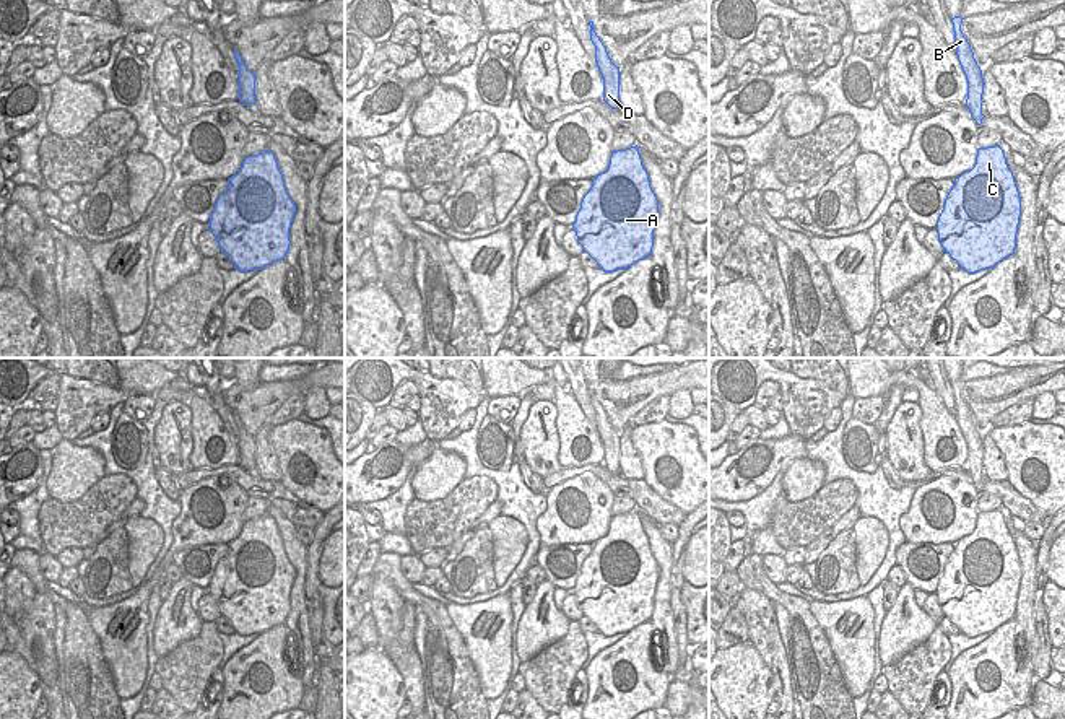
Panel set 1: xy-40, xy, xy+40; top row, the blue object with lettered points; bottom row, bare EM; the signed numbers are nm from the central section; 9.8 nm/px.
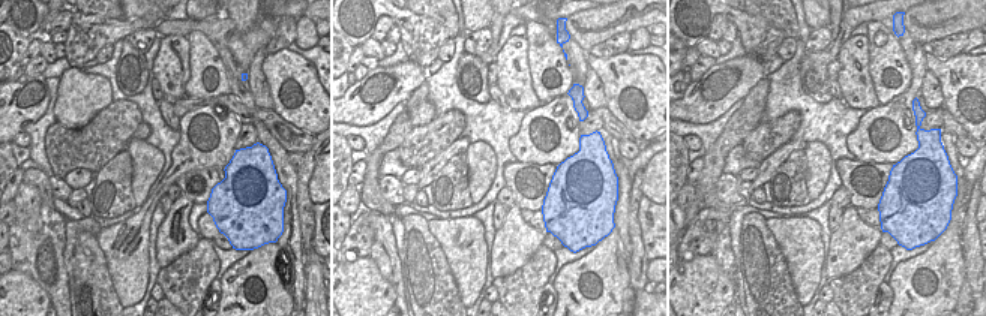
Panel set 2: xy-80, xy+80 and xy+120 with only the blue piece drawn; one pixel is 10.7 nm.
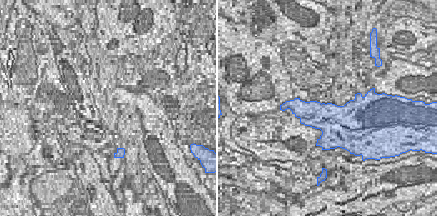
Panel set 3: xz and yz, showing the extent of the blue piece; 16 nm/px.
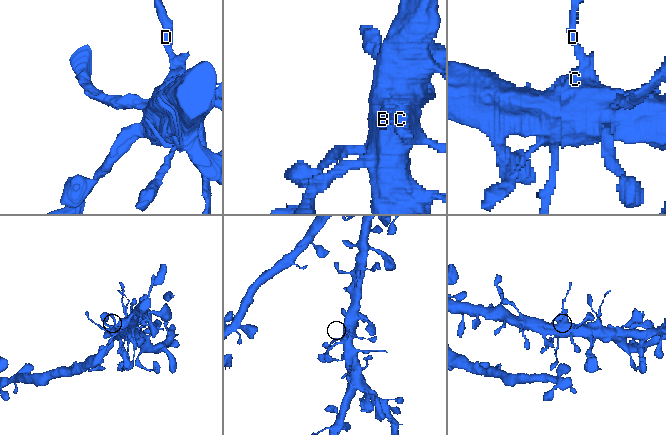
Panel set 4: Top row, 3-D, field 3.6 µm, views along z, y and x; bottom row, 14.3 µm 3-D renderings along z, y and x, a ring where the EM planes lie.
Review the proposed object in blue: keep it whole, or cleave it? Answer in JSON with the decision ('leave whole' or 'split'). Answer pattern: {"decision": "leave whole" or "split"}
{"decision": "split"}

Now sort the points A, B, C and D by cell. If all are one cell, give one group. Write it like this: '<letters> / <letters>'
A C / B D

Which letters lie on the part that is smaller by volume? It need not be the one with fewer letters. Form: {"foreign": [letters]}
{"foreign": ["B", "D"]}

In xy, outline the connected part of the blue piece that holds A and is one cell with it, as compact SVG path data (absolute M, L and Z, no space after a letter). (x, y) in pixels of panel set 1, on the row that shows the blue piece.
M639 148L613 151L608 169L592 179L572 229L577 242L610 273L650 255L659 200Z

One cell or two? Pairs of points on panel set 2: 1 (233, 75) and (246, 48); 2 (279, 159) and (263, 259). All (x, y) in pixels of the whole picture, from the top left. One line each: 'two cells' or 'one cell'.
1: two cells
2: two cells

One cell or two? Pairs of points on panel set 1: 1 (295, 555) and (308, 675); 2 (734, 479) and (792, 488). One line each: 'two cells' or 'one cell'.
1: one cell
2: two cells

